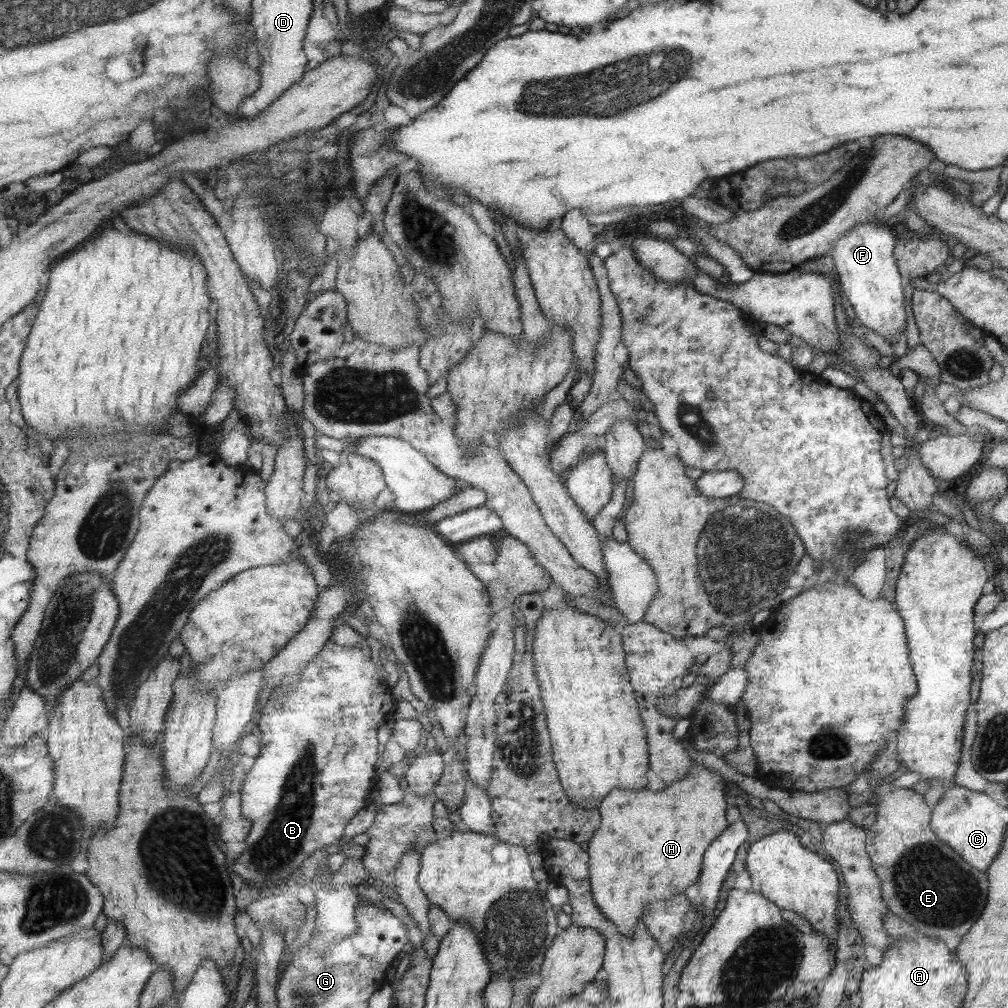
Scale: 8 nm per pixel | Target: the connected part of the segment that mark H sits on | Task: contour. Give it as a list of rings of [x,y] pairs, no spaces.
[[[693,763],[691,770],[687,771],[687,775],[683,779],[677,780],[675,784],[669,783],[659,792],[649,792],[647,788],[637,791],[615,789],[599,803],[598,812],[601,814],[601,824],[587,844],[587,852],[591,852],[591,892],[595,892],[595,904],[599,904],[599,908],[603,908],[603,916],[610,920],[620,933],[629,936],[635,931],[635,927],[638,926],[639,922],[642,922],[643,914],[646,914],[646,910],[643,908],[646,908],[647,902],[667,900],[667,898],[673,897],[675,892],[683,893],[686,892],[687,888],[693,889],[702,872],[702,858],[706,848],[719,838],[719,835],[726,831],[728,826],[725,822],[725,808],[727,808],[725,806],[725,786],[727,786],[727,782],[722,776],[717,775],[715,771],[711,772],[710,769],[699,765],[699,763]]]

